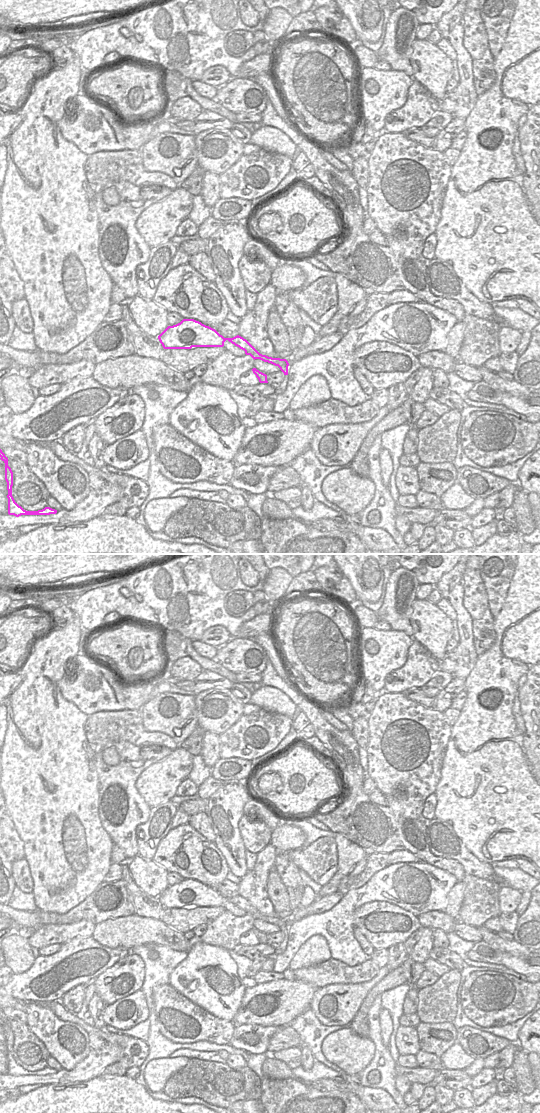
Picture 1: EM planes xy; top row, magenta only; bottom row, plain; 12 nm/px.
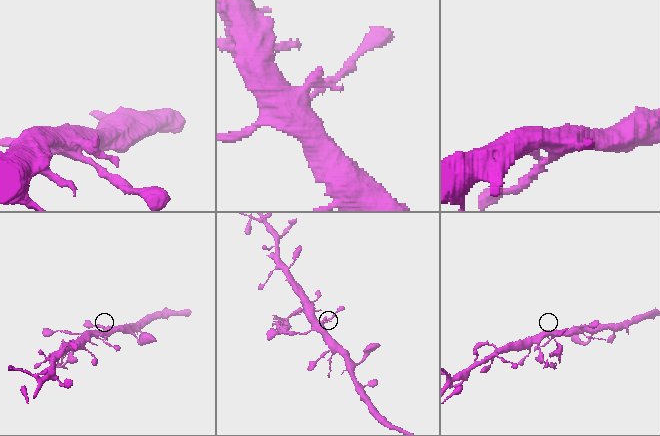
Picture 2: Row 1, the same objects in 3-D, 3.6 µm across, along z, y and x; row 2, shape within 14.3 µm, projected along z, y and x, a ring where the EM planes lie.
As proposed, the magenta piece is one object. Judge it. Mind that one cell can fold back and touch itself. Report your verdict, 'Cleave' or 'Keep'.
Keep.

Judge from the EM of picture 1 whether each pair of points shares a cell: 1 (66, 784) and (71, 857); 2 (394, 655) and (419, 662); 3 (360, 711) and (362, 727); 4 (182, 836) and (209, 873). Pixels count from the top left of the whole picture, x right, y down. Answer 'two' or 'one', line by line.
1: one
2: two
3: two
4: one

